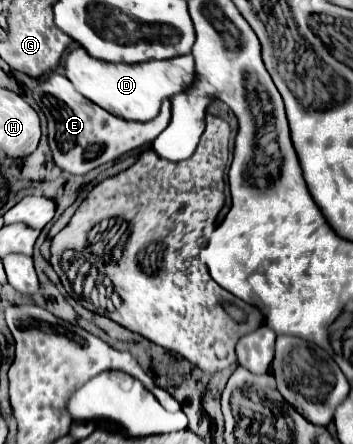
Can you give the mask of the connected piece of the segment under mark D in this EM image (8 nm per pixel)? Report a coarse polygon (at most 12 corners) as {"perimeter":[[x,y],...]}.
{"perimeter":[[73,48],[65,76],[123,120],[147,122],[195,78],[191,54],[139,64]]}

